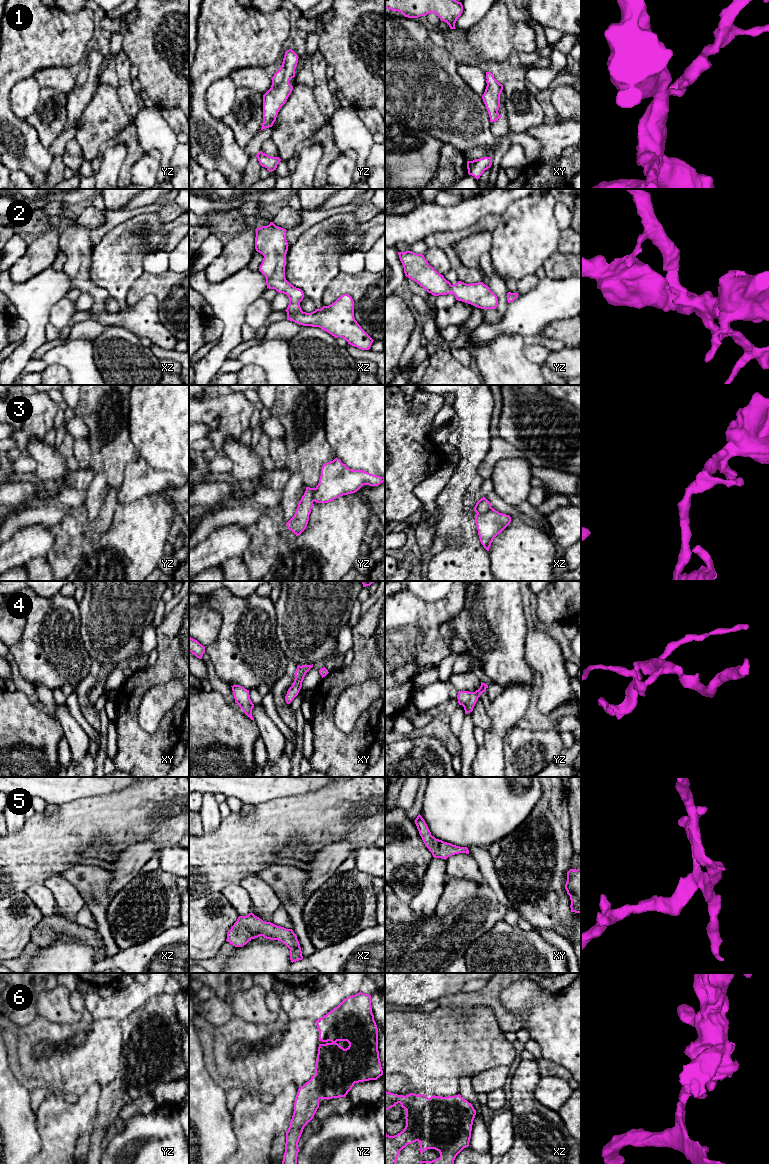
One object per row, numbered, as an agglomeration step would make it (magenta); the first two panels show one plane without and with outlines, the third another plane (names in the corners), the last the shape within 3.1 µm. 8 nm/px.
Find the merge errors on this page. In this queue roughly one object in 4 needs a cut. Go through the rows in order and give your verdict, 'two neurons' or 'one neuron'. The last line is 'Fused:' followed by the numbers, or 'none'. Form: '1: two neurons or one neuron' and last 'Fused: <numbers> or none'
1: one neuron
2: one neuron
3: two neurons
4: one neuron
5: one neuron
6: one neuron
Fused: 3

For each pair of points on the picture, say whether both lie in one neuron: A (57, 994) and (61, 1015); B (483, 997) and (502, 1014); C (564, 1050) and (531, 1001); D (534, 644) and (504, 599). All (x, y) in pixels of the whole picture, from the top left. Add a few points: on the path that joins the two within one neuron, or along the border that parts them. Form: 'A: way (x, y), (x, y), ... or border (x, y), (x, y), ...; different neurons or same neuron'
A: way (57, 999), (57, 1008), (59, 1010); same neuron
B: way (488, 1000), (497, 1009); same neuron
C: way (564, 1038), (564, 1034), (543, 1013); same neuron
D: border (527, 630), (523, 655); different neurons

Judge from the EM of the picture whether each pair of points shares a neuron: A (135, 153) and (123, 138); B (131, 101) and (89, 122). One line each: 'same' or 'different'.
A: same
B: different

